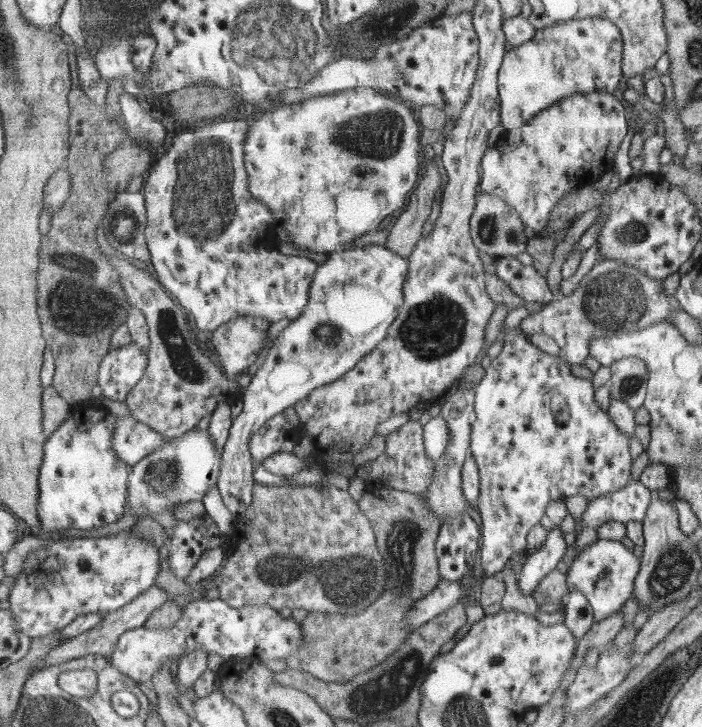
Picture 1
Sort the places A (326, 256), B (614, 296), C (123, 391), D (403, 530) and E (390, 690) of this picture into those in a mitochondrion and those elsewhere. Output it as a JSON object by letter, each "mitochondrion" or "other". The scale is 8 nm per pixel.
{"A":"other","B":"mitochondrion","C":"other","D":"mitochondrion","E":"mitochondrion"}

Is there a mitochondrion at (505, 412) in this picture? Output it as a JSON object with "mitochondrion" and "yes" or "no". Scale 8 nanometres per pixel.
{"mitochondrion":"yes"}

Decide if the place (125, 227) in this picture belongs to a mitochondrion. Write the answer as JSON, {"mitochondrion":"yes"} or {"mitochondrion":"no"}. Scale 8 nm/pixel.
{"mitochondrion":"yes"}

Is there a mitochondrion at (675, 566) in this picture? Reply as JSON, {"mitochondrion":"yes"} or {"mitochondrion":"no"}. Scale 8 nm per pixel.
{"mitochondrion":"yes"}

